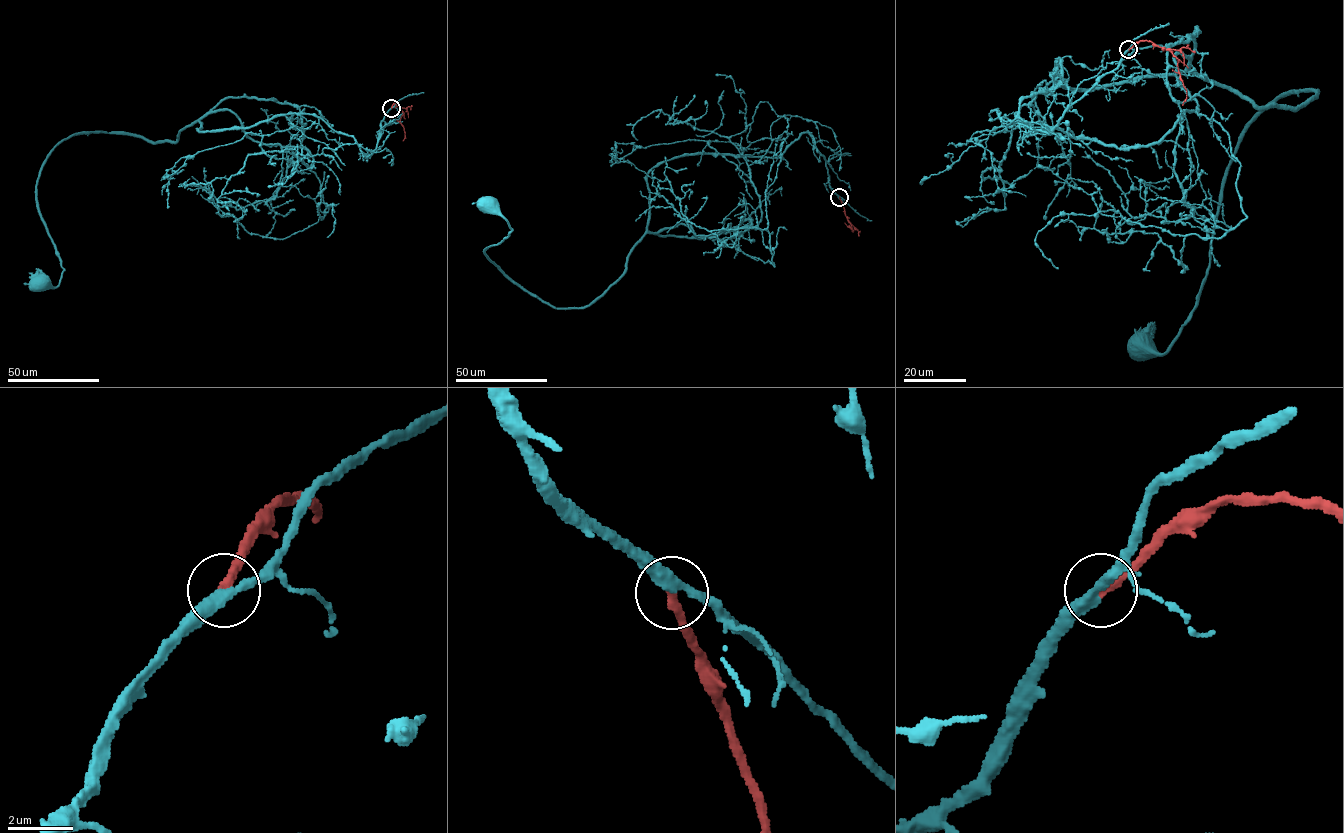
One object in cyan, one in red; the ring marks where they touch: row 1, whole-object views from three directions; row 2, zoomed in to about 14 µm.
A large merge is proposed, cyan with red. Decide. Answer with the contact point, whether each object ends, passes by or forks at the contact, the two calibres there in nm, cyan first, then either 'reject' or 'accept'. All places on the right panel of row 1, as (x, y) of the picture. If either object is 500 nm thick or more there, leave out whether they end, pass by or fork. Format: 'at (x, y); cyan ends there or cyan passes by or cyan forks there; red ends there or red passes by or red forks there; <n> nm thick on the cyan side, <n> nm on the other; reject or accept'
at (1128, 49); cyan passes by; red ends there; 360 nm thick on the cyan side, 280 nm on the other; accept

